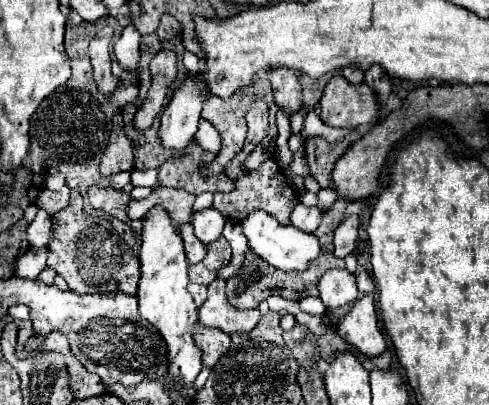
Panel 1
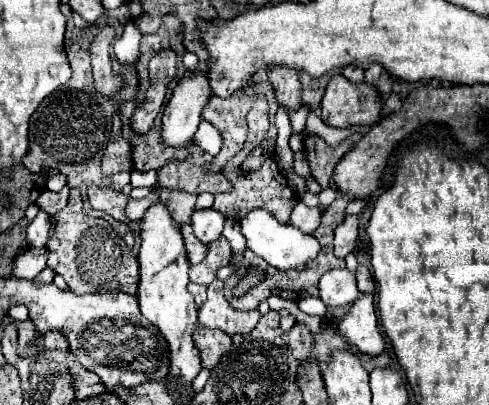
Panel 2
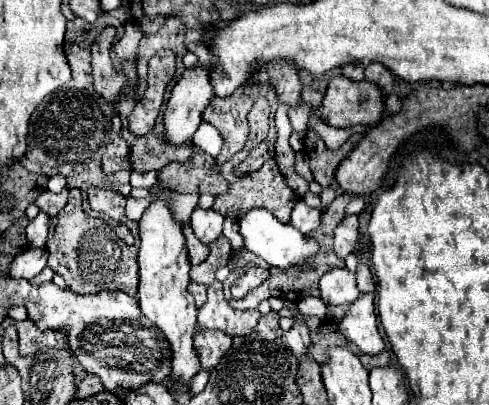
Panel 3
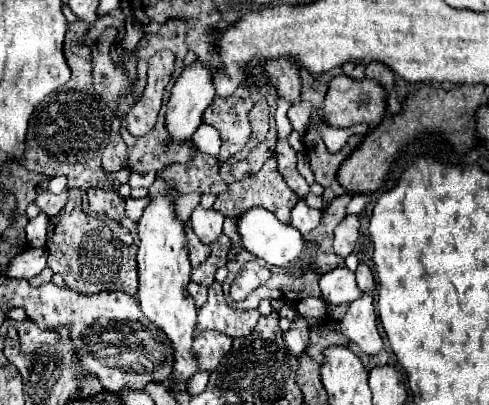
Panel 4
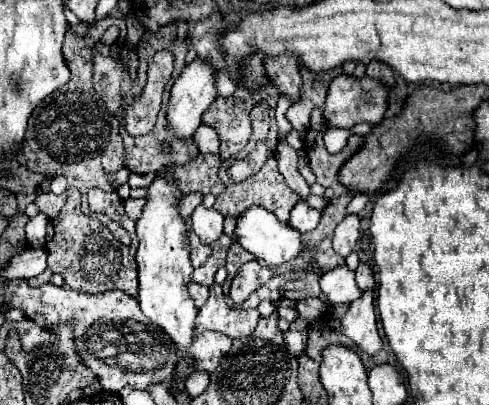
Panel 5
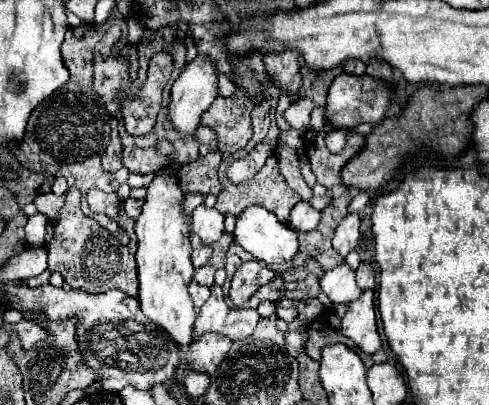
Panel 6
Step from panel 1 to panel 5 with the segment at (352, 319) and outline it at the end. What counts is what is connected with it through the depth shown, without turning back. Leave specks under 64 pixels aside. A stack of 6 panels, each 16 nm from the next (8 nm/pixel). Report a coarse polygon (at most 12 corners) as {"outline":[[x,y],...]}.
{"outline":[[372,290],[350,302],[342,334],[366,354],[382,350]]}

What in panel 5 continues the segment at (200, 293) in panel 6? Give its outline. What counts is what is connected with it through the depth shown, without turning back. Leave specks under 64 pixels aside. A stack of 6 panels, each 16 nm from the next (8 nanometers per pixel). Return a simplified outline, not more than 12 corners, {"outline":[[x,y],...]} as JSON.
{"outline":[[188,284],[190,296],[194,300],[196,308],[204,306],[208,300],[206,286]]}

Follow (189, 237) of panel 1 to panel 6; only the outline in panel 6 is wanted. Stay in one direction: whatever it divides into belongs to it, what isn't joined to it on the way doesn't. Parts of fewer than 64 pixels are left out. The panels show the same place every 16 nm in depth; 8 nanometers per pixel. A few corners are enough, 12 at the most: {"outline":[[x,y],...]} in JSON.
{"outline":[[194,240],[192,264],[204,266],[212,254],[210,246]]}

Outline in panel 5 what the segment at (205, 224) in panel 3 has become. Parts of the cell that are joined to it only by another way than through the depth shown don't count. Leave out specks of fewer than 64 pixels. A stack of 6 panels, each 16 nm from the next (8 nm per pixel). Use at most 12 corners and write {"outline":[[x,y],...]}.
{"outline":[[214,208],[192,212],[192,230],[202,244],[224,232],[224,216]]}

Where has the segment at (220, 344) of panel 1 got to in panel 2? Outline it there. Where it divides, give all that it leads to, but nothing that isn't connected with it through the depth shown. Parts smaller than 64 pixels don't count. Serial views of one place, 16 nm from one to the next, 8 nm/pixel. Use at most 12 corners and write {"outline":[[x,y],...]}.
{"outline":[[194,330],[202,368],[212,370],[232,338],[220,330]]}

